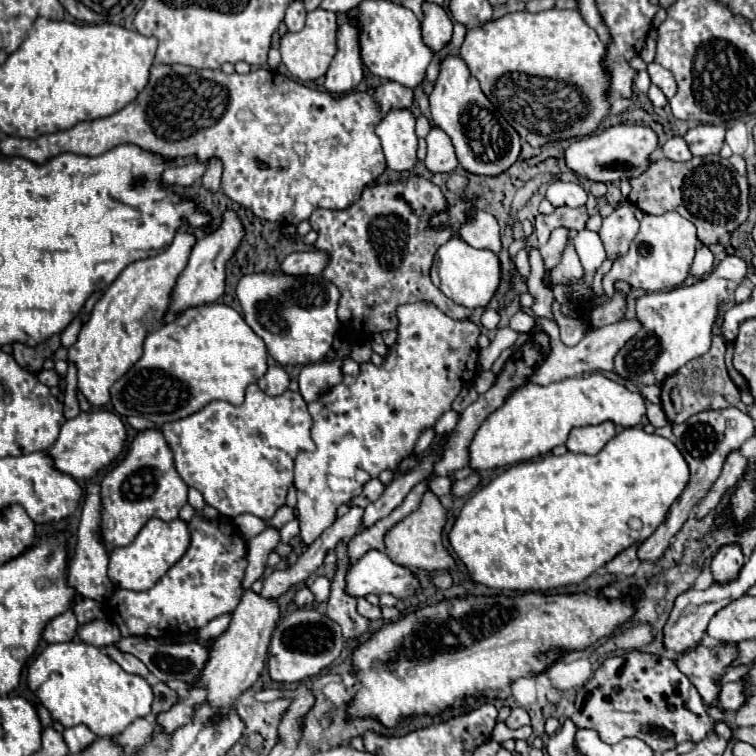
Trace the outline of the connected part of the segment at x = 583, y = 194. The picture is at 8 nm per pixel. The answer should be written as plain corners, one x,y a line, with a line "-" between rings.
555,181
547,187
547,199
555,205
569,205
569,207
581,207
587,203
587,191
579,183
567,183
567,181

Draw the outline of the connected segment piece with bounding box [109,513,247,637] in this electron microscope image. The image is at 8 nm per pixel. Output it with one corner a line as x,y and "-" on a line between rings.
195,513
187,523
191,533
191,545
187,553
155,583
153,589
137,593
117,589
109,597
111,621
119,627
123,637
165,637
175,633
197,631
211,619
231,613
243,595
243,577
247,567
247,545
233,529
229,517
205,519

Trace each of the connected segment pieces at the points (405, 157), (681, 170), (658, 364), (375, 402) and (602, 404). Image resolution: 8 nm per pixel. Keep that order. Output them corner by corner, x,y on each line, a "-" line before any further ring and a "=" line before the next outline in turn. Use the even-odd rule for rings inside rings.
391,109
375,127
381,139
387,167
395,171
407,171
417,163
417,135
415,115
411,109
=
719,155
693,157
683,163
675,163
663,157
649,159
649,167
639,175
629,179
631,193
629,201
637,205
643,213
661,215
667,211
677,211
685,219
689,219
697,227
697,237
703,245
721,243
729,237
741,223
745,223
749,215
749,185
745,159
741,155
733,155
731,159
723,159
=
727,255
709,277
695,285
637,297
637,317
643,321
643,327
617,353
613,373
635,385
657,385
687,361
705,355
711,347
711,327
715,323
719,303
733,299
733,291
743,281
745,273
747,263
741,257
=
417,301
417,303
399,305
399,307
397,307
397,319
399,319
399,325
397,325
397,341
395,341
393,347
389,347
389,351
387,351
387,355
385,355
385,359
383,359
383,363
381,363
379,367
373,365
371,361
369,361
369,363
361,363
361,365
359,365
359,375
343,375
343,381
341,381
339,385
335,385
335,387
323,397
323,403
309,403
309,413
311,413
311,417
313,417
311,439
315,441
317,449
315,449
313,453
301,451
301,453
297,455
297,459
295,459
297,515
299,515
299,521
301,521
301,539
303,539
305,545
311,545
311,543
335,521
335,511
337,511
337,507
343,505
343,503
349,503
351,497
359,495
359,493
361,493
361,487
363,487
363,483
365,483
367,479
375,479
375,477
377,477
381,471
385,471
385,469
395,469
395,465
397,465
399,461
403,461
405,457
409,457
411,451
413,451
413,445
415,445
417,437
419,437
425,429
433,427
433,423
435,423
443,413
447,413
447,411
451,409
451,403
455,401
455,397
459,395
459,391
461,391
465,385
471,385
473,379
475,379
475,375
477,375
477,367
479,367
479,343
477,343
477,339
479,339
479,335
481,335
481,329
479,329
477,323
473,323
471,319
463,319
463,321
453,319
453,317
445,315
445,313
443,313
437,305
433,305
431,301
-
337,479
339,479
339,481
345,479
345,481
347,481
347,487
341,487
339,483
335,485
=
601,373
571,377
549,385
535,385
529,381
517,387
477,429
469,445
469,467
473,471
485,471
529,461
551,453
551,449
557,445
565,445
573,427
599,425
603,421
635,427
641,423
643,415
645,399
639,393
609,381

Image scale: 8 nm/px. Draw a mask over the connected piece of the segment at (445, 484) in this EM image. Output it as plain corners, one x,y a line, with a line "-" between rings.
433,477
429,479
429,491
433,491
437,497
451,497
451,481
447,477

